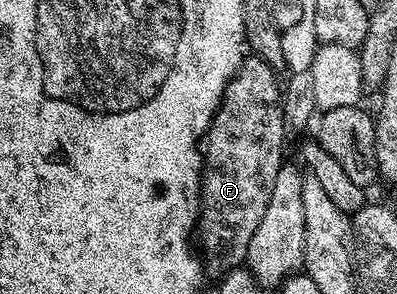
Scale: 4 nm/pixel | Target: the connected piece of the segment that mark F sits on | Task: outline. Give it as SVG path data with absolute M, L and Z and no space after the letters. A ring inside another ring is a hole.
M254 55L248 56L243 66L235 72L235 78L227 85L215 118L207 128L207 134L201 139L206 168L203 170L199 194L197 245L205 258L206 268L210 272L212 269L216 275L222 275L228 269L242 266L246 262L249 239L253 239L253 231L257 231L257 223L261 223L265 207L269 207L273 183L277 179L279 168L285 163L283 140L289 137L289 130L283 120L281 81L275 77L278 77L276 70L269 63Z

